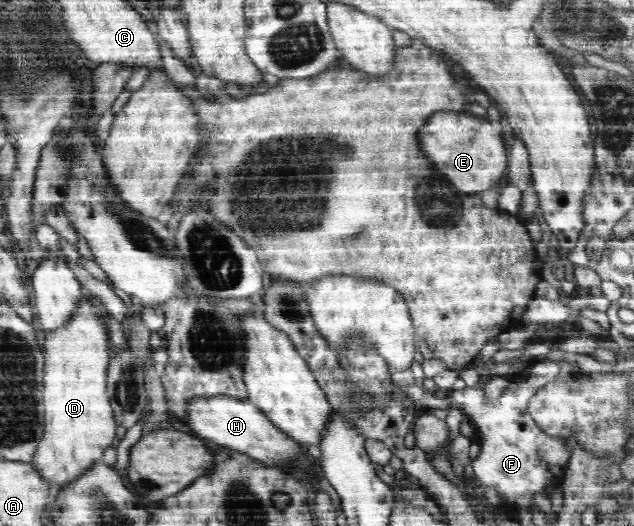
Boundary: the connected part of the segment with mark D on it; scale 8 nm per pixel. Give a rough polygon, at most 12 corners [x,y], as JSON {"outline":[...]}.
{"outline":[[82,295],[44,335],[44,435],[32,461],[67,486],[118,429],[107,327]]}

